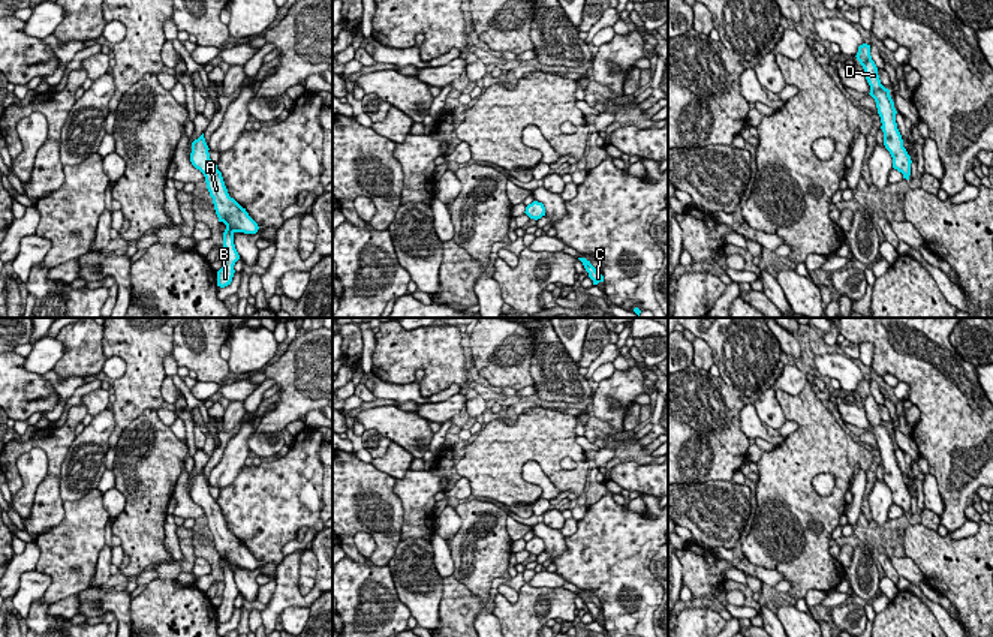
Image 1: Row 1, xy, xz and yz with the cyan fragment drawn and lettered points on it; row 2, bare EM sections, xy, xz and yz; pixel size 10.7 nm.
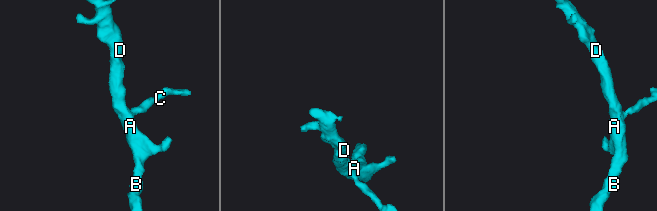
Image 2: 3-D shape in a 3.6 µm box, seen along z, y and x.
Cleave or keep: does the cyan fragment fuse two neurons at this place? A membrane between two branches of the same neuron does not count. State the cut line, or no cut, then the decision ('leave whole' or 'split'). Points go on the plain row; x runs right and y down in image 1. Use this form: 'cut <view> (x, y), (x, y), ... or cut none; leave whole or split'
cut none; leave whole

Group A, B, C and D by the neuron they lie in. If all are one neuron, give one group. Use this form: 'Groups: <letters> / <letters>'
Groups: A B C D

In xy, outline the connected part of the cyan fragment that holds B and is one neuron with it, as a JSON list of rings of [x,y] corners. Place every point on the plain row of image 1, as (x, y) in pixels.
[[[202,469],[192,478],[190,498],[204,510],[219,558],[223,558],[226,561],[226,565],[223,568],[225,589],[222,595],[222,604],[217,607],[217,622],[225,624],[231,621],[235,609],[234,601],[240,595],[240,591],[234,580],[234,570],[256,570],[259,562],[249,552],[246,544],[243,544],[234,534],[229,532],[222,508],[210,495],[208,486],[210,484]]]

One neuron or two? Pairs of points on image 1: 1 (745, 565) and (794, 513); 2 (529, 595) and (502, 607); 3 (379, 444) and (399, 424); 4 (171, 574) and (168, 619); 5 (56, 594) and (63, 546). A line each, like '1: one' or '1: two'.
1: two
2: one
3: two
4: one
5: one

